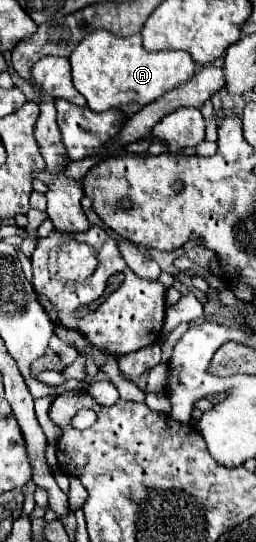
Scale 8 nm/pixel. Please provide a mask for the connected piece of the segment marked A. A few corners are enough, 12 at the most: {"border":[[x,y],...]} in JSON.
{"border":[[88,34],[70,54],[90,110],[132,116],[198,70],[142,36]]}

